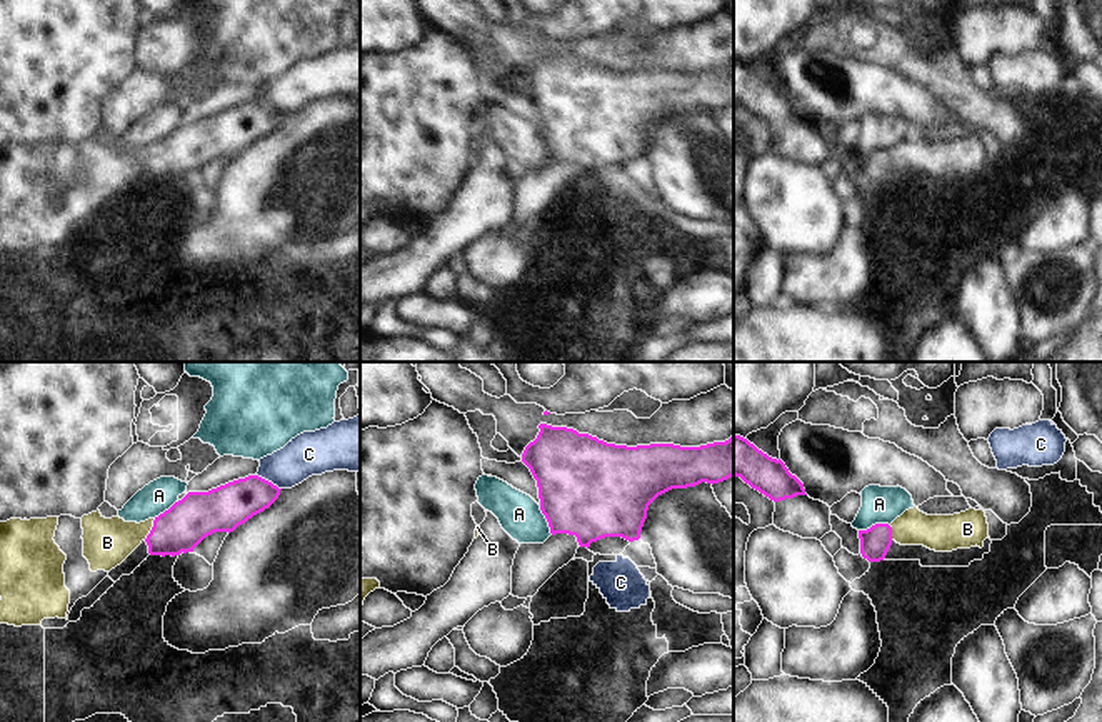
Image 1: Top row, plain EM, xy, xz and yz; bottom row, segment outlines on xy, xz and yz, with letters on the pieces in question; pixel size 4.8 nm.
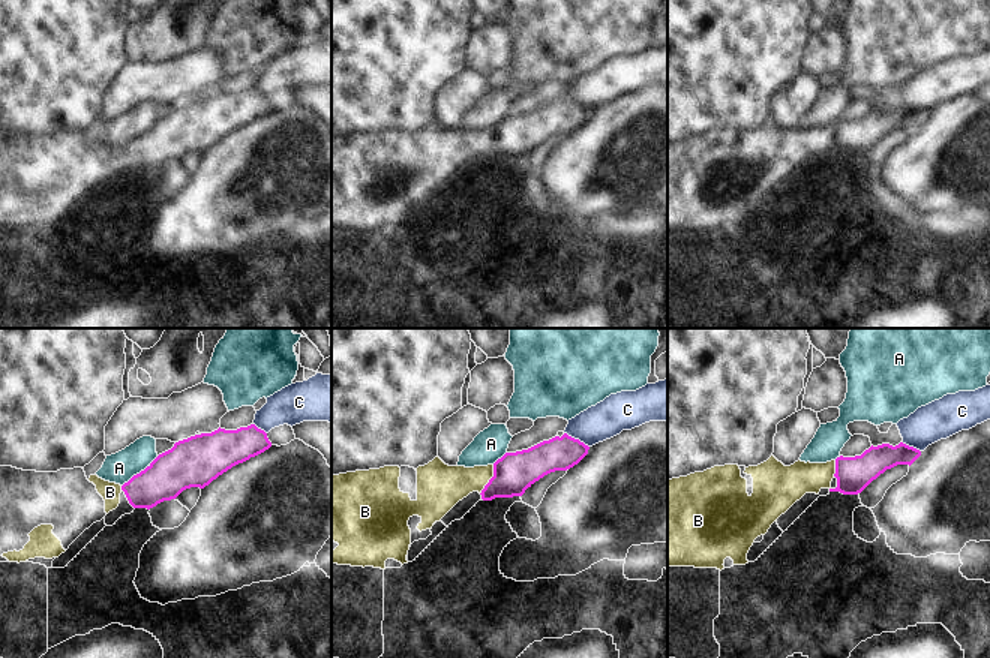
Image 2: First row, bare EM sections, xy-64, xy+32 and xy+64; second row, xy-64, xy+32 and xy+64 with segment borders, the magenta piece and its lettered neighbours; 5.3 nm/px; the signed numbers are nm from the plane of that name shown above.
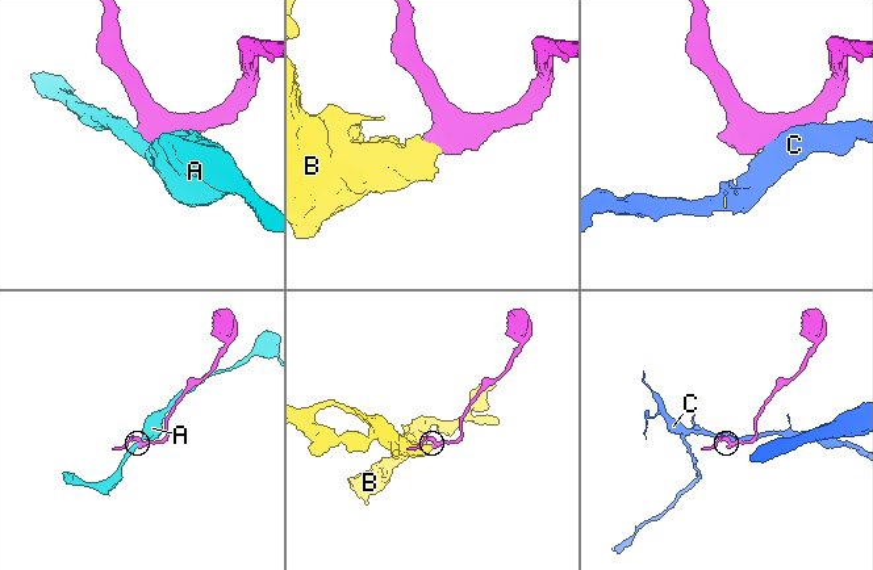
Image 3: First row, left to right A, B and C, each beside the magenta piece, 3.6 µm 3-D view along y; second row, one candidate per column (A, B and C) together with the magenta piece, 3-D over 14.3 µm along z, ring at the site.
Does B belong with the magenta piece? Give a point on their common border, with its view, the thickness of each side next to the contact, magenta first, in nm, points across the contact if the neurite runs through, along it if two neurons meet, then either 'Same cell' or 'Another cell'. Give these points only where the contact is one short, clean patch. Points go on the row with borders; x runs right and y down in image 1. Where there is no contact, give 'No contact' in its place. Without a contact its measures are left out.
Touches magenta at xy (152, 529). Thickness 220 nm (magenta) against 240 nm. Path across: xy (187, 522), (180, 529), (152, 529), (107, 542). Same cell.

